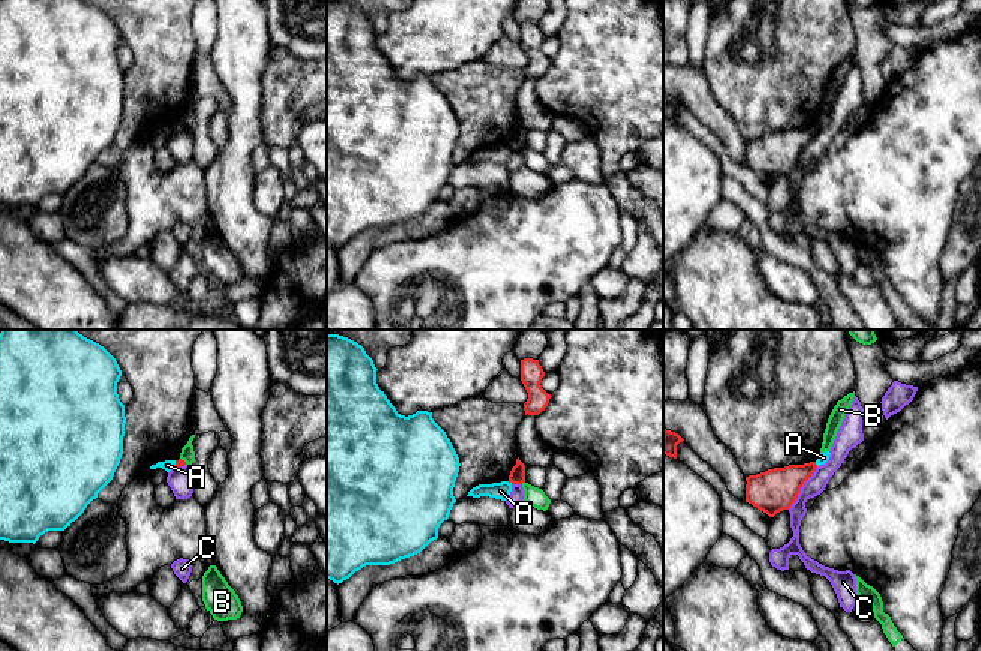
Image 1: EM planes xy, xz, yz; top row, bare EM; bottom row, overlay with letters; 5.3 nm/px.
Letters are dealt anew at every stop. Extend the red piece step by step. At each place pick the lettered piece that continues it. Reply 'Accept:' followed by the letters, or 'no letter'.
Accept: no letter

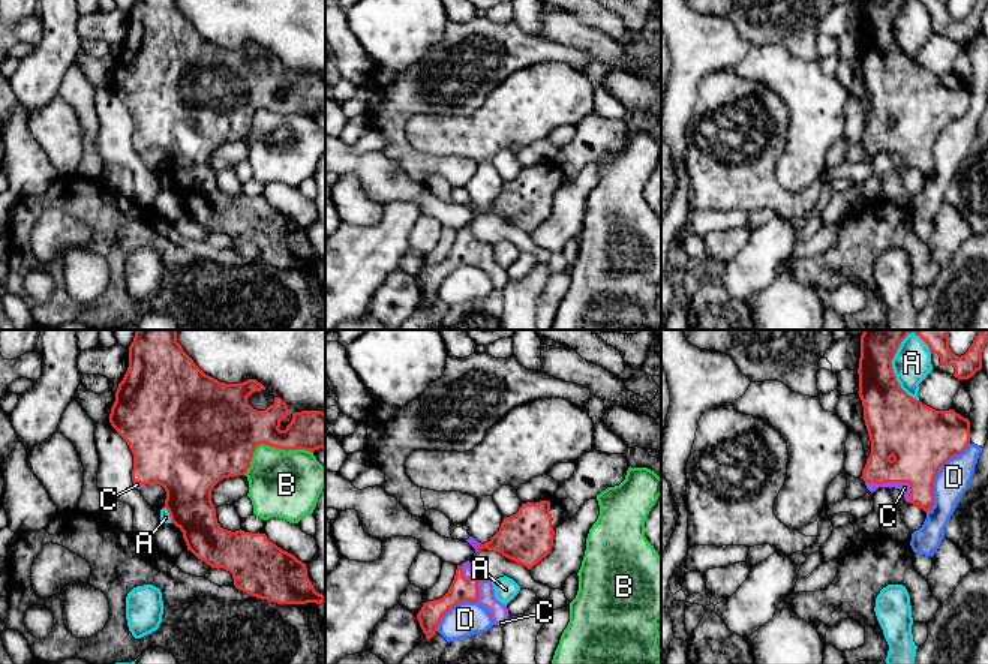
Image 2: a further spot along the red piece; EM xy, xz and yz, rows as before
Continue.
Accept: C

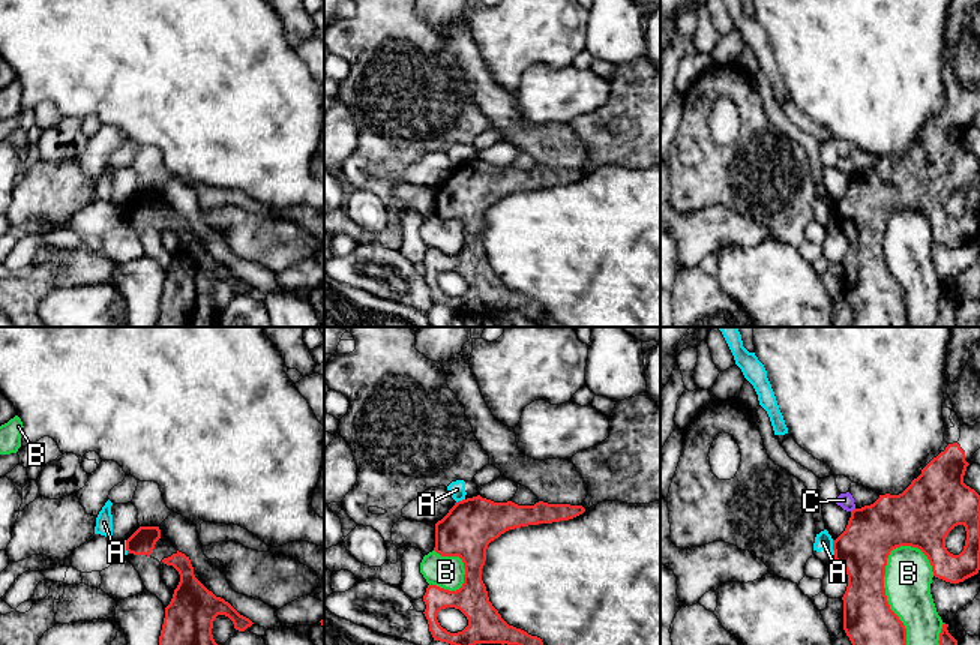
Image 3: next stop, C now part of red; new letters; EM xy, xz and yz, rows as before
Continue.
Accept: no letter

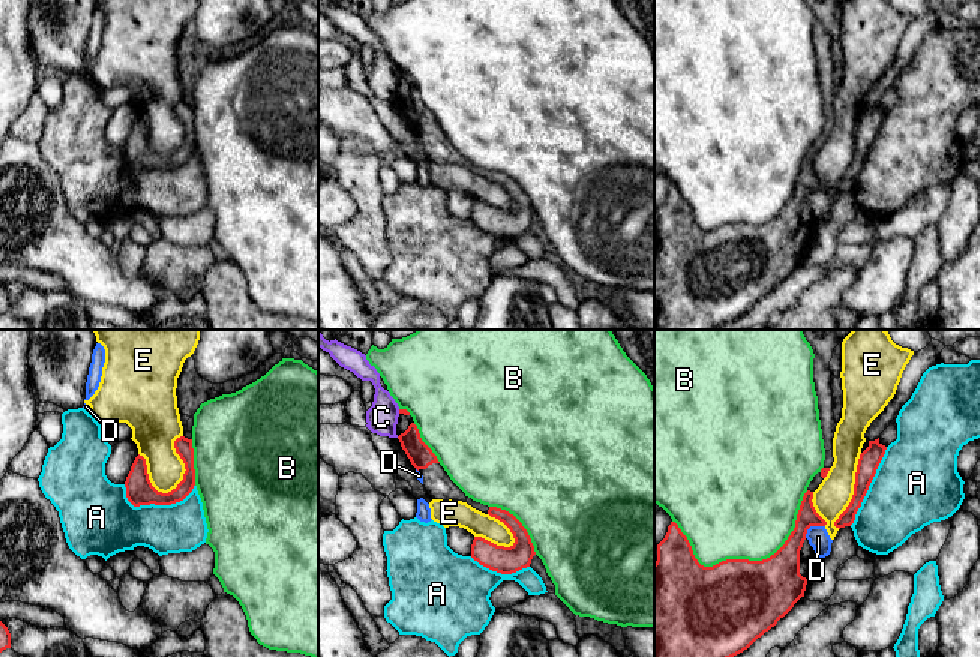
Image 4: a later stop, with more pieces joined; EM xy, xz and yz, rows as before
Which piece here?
Accept: no letter

